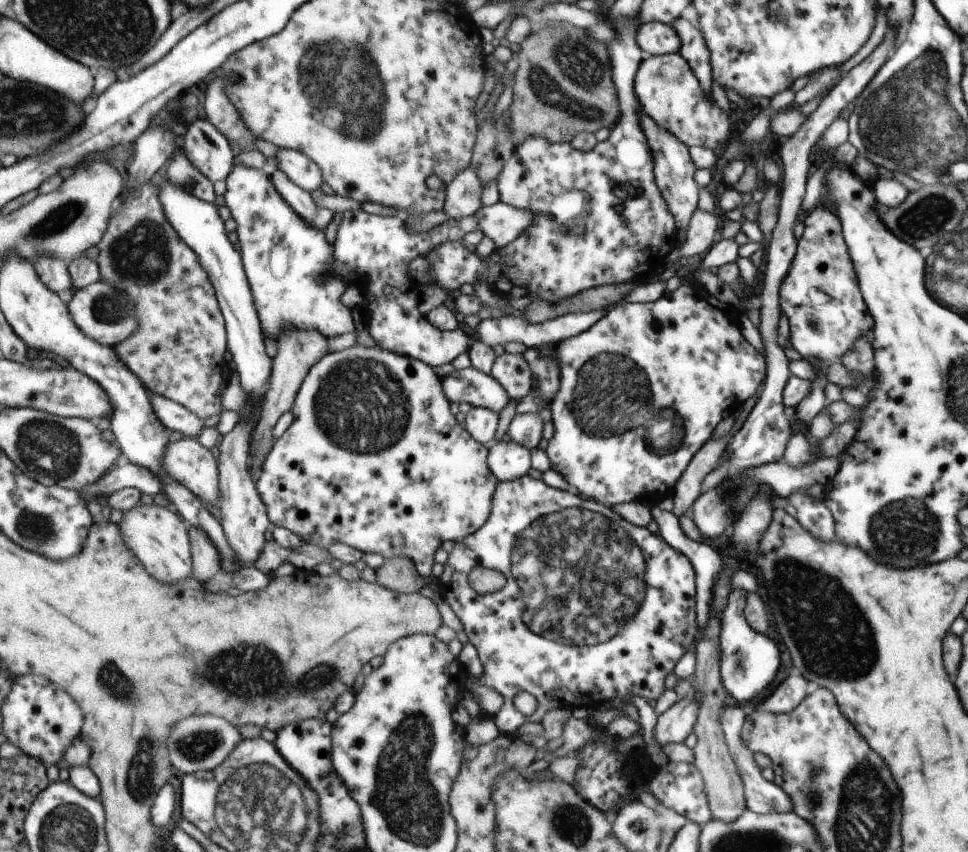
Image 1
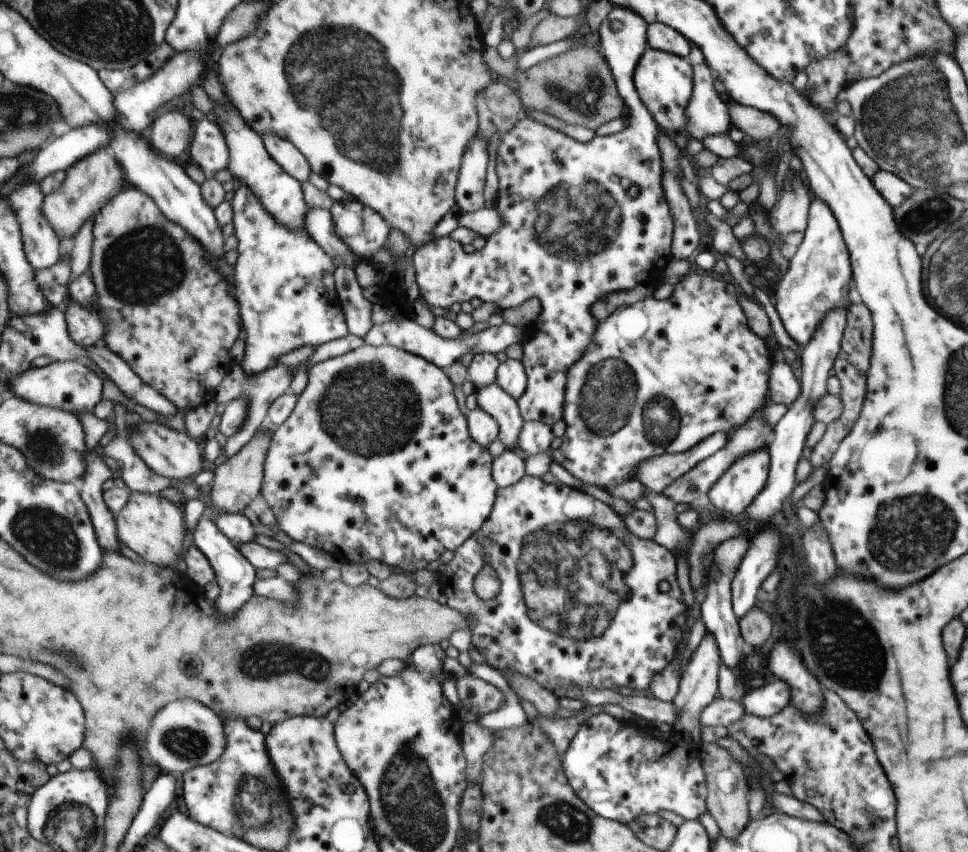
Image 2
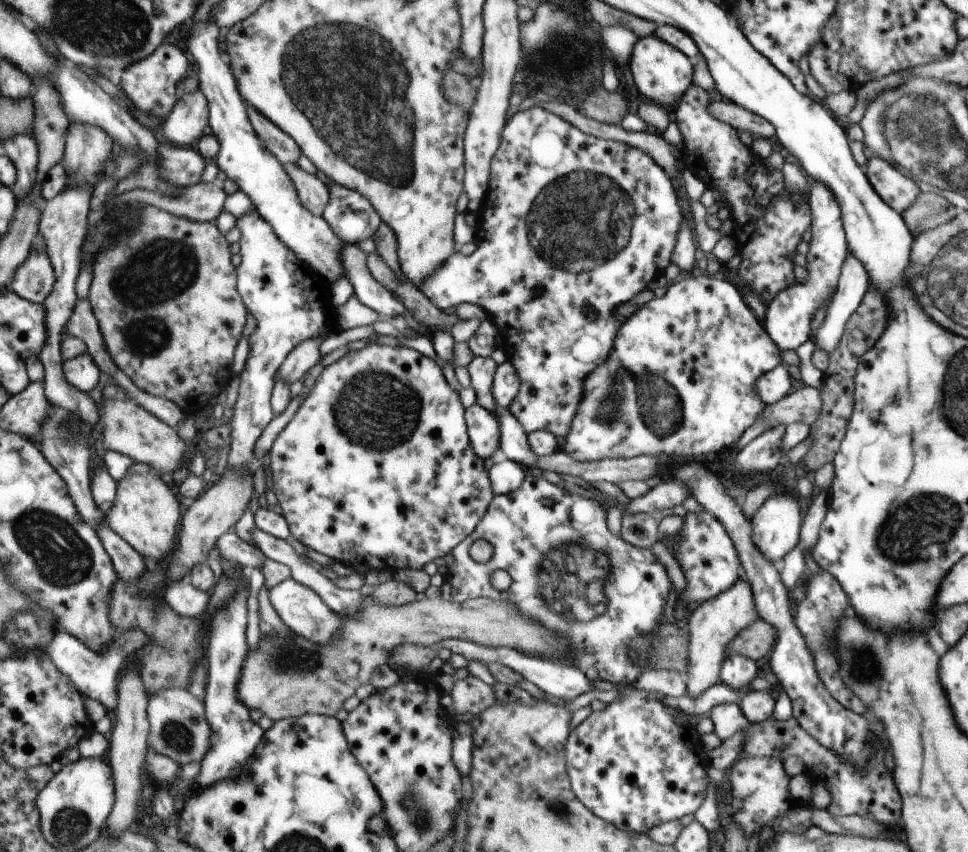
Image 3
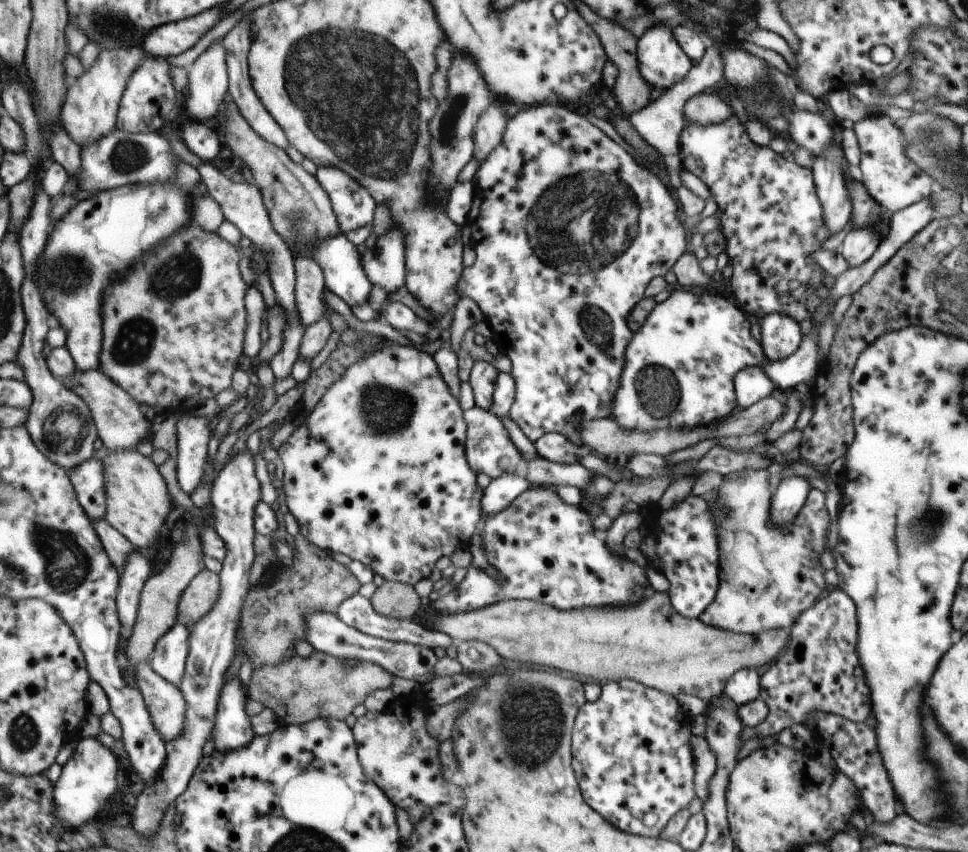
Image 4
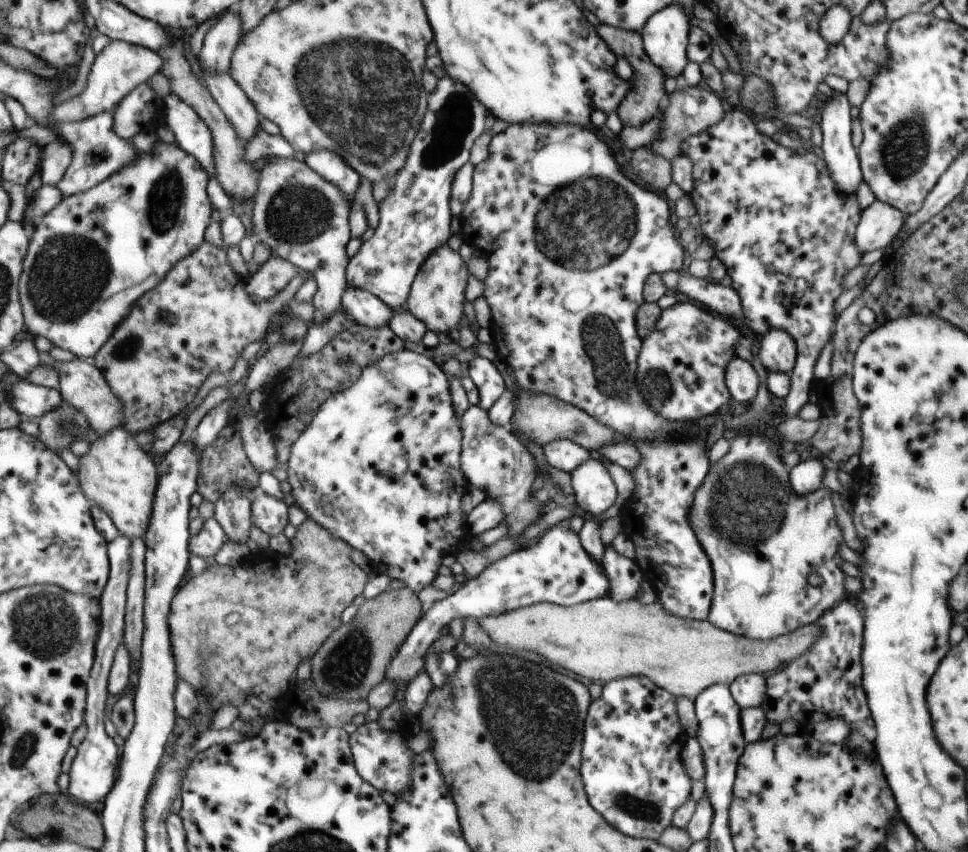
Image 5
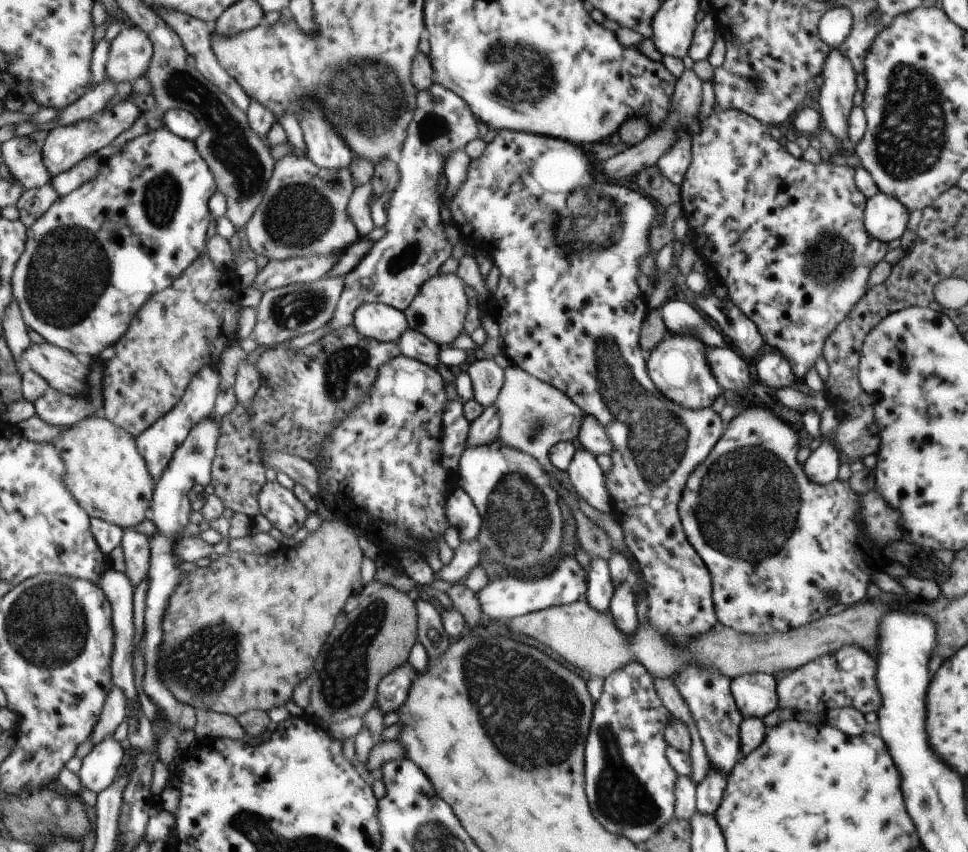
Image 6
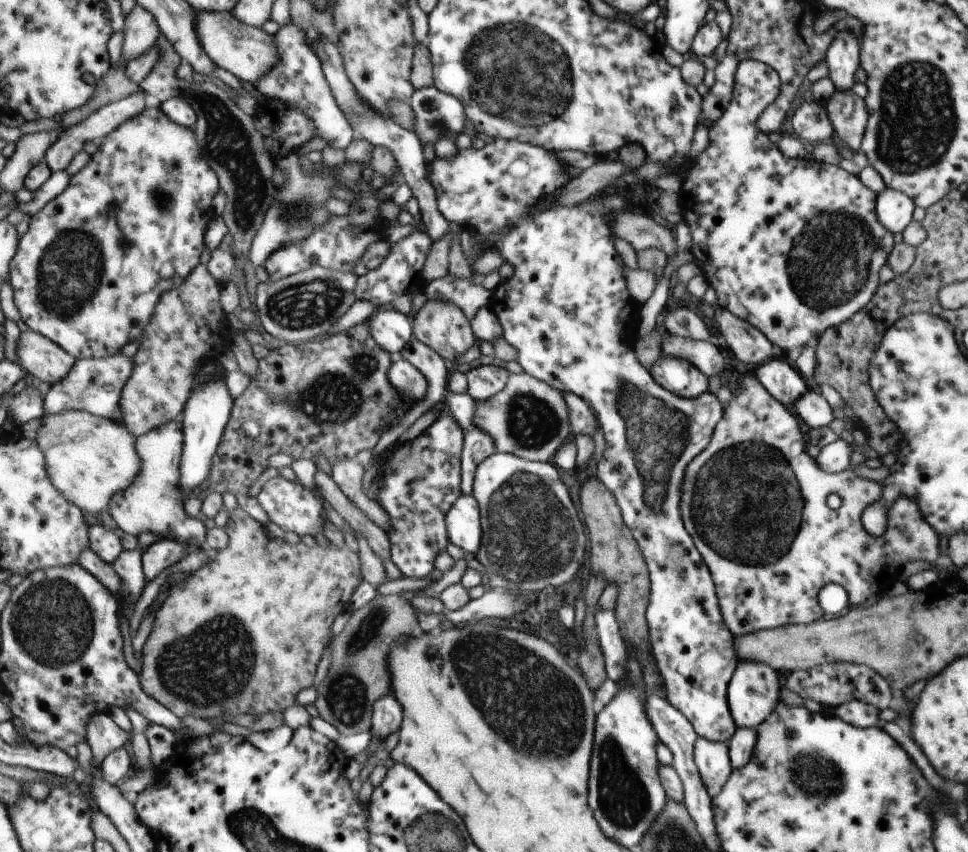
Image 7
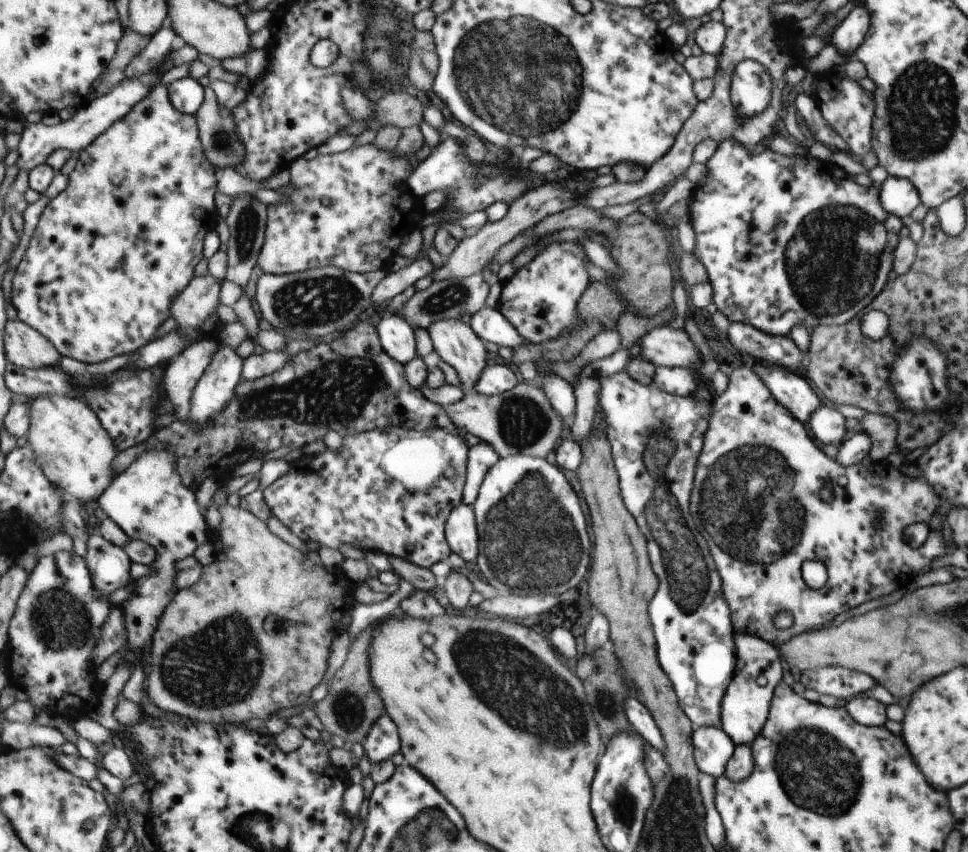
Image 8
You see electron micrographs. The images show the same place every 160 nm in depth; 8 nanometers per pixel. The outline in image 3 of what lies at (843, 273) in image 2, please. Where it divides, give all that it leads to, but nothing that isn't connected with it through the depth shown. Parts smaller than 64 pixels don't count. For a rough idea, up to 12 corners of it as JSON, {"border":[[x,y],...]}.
{"border":[[808,188],[806,278],[765,307],[782,350],[809,341],[848,258],[839,202]]}

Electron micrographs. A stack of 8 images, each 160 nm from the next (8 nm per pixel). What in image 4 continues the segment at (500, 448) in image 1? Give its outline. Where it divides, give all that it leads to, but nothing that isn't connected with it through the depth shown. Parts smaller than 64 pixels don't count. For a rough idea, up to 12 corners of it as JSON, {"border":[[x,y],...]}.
{"border":[[505,472],[482,498],[483,521],[507,508],[529,486]]}

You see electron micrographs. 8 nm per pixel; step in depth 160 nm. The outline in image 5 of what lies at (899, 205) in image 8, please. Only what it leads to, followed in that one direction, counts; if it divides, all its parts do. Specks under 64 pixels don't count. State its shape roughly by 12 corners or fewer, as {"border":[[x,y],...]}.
{"border":[[875,199],[856,224],[861,252],[885,249],[905,216]]}

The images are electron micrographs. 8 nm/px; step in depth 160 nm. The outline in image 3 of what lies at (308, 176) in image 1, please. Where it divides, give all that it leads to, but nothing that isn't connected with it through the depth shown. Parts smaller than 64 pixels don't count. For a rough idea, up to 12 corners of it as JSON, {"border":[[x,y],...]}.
{"border":[[248,104],[253,127],[283,164],[296,164],[297,142]]}

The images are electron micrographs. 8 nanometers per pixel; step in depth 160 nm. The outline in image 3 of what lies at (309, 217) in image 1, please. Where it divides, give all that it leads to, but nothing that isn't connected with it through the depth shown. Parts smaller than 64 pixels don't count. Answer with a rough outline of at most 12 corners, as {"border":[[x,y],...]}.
{"border":[[344,244],[341,264],[362,306],[380,319],[405,308],[373,280],[366,255]]}

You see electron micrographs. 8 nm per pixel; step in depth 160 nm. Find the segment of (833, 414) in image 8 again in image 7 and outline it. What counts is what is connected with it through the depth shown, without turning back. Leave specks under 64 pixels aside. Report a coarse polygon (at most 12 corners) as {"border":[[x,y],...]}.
{"border":[[815,388],[792,406],[809,429],[834,420],[829,404]]}

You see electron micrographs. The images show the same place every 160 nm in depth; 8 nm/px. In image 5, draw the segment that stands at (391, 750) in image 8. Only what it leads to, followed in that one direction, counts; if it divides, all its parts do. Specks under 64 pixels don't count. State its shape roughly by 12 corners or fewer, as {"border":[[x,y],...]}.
{"border":[[569,527],[492,561],[425,607],[388,664],[405,687],[455,617],[607,596]]}

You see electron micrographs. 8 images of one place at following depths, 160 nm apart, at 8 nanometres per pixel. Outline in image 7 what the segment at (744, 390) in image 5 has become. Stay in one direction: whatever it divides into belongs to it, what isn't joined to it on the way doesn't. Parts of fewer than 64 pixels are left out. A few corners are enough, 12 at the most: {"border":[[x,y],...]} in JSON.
{"border":[[663,332],[660,354],[691,361],[706,378],[721,376],[712,341]]}

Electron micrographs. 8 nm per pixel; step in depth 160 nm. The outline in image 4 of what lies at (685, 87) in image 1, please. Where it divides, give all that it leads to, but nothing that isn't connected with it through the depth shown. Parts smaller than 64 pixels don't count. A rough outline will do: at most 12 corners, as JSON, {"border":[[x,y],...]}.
{"border":[[651,26],[636,40],[641,78],[664,92],[693,68],[672,30]]}

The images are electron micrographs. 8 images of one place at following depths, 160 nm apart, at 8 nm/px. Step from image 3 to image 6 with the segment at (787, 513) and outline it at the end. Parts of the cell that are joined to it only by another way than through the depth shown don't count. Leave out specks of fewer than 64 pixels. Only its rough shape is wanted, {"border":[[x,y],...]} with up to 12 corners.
{"border":[[822,441],[804,461],[810,481],[824,485],[837,476],[838,450]]}

